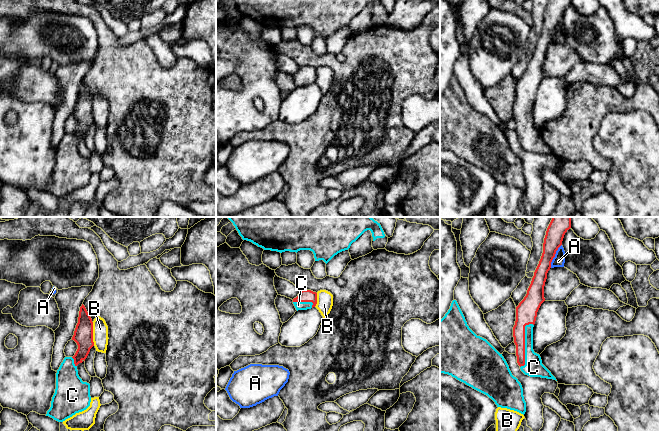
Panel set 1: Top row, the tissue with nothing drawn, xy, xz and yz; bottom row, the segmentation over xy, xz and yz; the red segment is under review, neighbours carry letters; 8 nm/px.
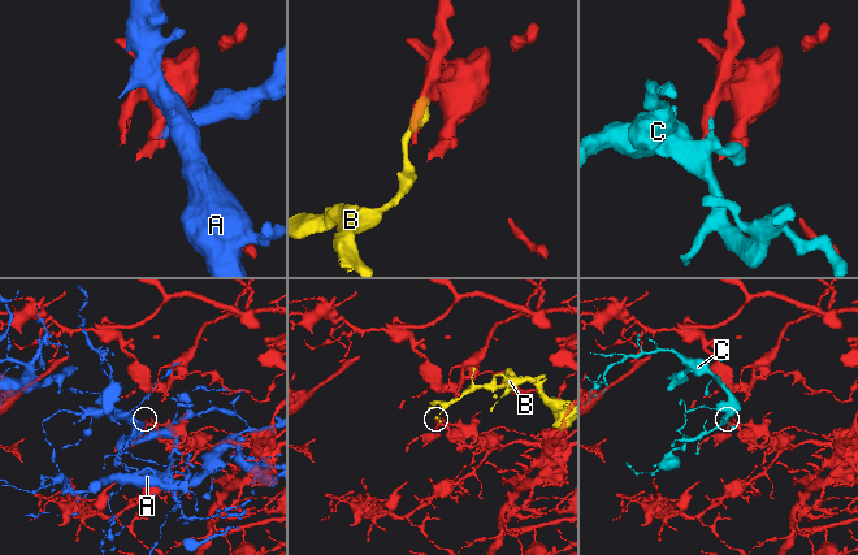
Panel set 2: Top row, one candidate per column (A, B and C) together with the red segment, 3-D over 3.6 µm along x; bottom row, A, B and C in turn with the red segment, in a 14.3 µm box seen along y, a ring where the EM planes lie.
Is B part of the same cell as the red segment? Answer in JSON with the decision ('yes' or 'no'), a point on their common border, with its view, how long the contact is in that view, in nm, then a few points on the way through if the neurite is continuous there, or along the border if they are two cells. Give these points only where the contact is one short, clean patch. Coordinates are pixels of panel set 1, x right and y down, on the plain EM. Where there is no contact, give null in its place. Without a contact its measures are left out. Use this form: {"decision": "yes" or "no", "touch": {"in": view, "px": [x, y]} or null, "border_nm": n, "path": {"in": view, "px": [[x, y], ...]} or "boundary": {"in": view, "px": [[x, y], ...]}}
{"decision": "no", "touch": {"in": "xy", "px": [92, 110]}, "border_nm": 190, "boundary": {"in": "xy", "px": [[92, 98], [92, 117], [94, 121]]}}

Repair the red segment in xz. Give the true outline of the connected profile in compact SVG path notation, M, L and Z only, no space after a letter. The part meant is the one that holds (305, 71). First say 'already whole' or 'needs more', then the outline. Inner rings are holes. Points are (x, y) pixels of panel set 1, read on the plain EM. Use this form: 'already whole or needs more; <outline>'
needs more; M302 66L293 75L293 80L297 87L311 85L317 80L317 69L311 66Z

